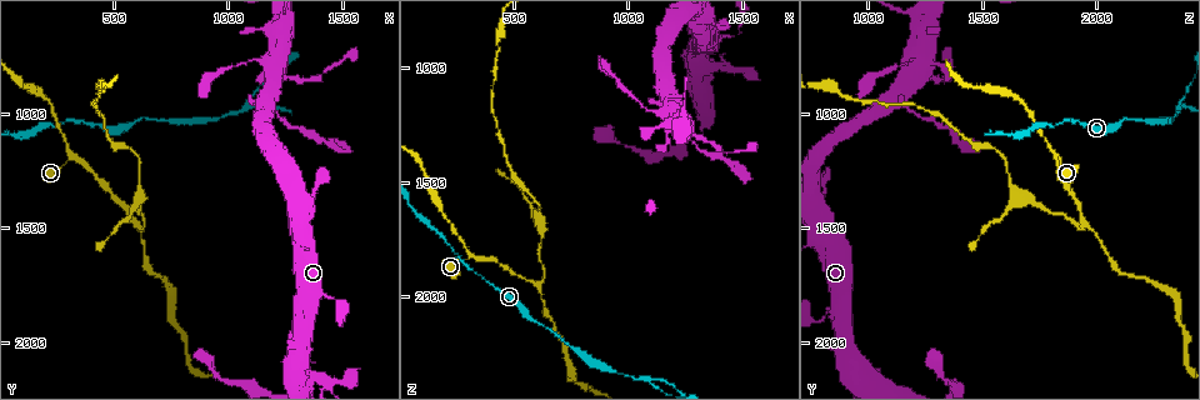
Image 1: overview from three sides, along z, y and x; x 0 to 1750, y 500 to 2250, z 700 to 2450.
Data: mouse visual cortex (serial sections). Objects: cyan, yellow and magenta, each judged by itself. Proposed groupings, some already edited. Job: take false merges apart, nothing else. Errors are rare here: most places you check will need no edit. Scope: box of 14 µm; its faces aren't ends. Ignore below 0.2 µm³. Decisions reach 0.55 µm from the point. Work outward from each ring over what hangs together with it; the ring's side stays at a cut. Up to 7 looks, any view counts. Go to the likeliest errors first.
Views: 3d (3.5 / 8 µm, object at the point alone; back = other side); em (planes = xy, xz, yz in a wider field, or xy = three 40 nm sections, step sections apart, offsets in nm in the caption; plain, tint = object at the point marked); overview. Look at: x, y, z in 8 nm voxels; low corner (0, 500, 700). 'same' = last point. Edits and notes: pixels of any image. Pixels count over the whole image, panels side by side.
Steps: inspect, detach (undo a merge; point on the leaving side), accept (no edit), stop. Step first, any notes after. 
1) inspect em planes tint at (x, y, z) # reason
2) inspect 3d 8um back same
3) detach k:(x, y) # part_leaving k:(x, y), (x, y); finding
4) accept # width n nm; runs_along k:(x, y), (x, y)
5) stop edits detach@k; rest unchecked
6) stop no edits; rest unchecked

inspect 3d 3.5um back at (1080, 960, 2360) # three-way junction

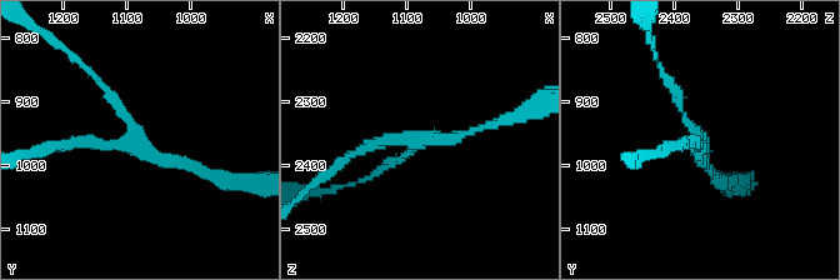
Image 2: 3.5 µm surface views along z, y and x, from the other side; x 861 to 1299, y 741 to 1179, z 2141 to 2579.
accept # arm_widths 100, 150, 150 nm; runs_along 2:(214, 178), (156, 158), (99, 81); all the same cell

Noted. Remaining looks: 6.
inspect 3d 8um at (320, 1190, 1810) # abrupt turn

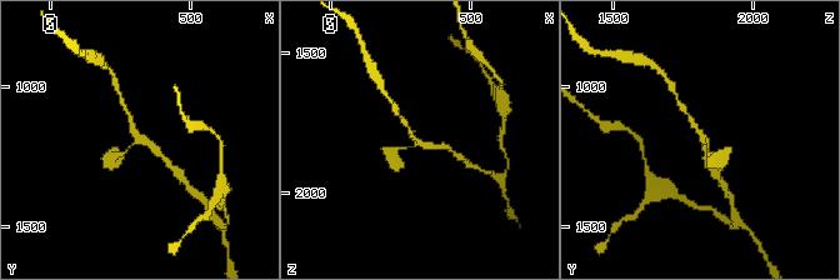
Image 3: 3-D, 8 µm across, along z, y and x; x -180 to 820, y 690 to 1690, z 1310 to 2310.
inspect 3d 3.5um back at (320, 1190, 1820) # closer look

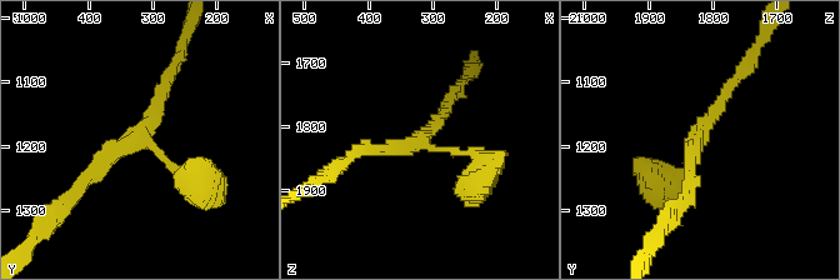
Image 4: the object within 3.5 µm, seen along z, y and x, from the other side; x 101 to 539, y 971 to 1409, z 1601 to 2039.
accept # runs_along 4:(204, 184), (131, 141), (74, 195); continuous, no second cell

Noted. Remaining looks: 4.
inspect 3d 3.5um at (600, 1500, 1950) # arms part here

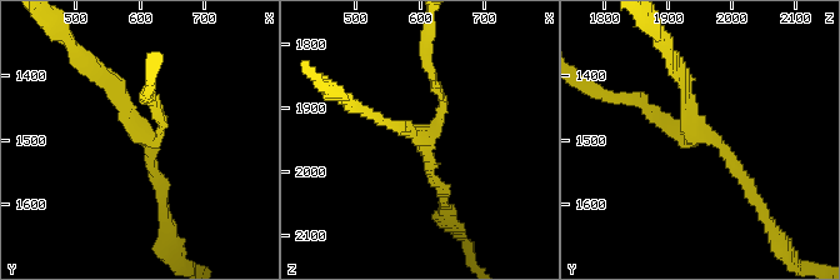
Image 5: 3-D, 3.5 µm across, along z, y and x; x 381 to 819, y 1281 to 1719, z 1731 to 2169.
inspect em xy step 5 tint at (610, 1490, 1950) # now the EM

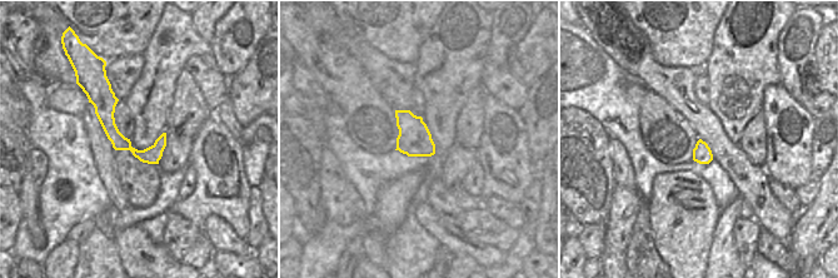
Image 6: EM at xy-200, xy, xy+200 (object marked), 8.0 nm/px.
accept # arm_widths 150, 150, 150 nm; runs_along 5:(379, 119), (429, 135), (444, 103), (433, 78); all the same cell

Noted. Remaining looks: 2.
stop no edits; rest unchecked

